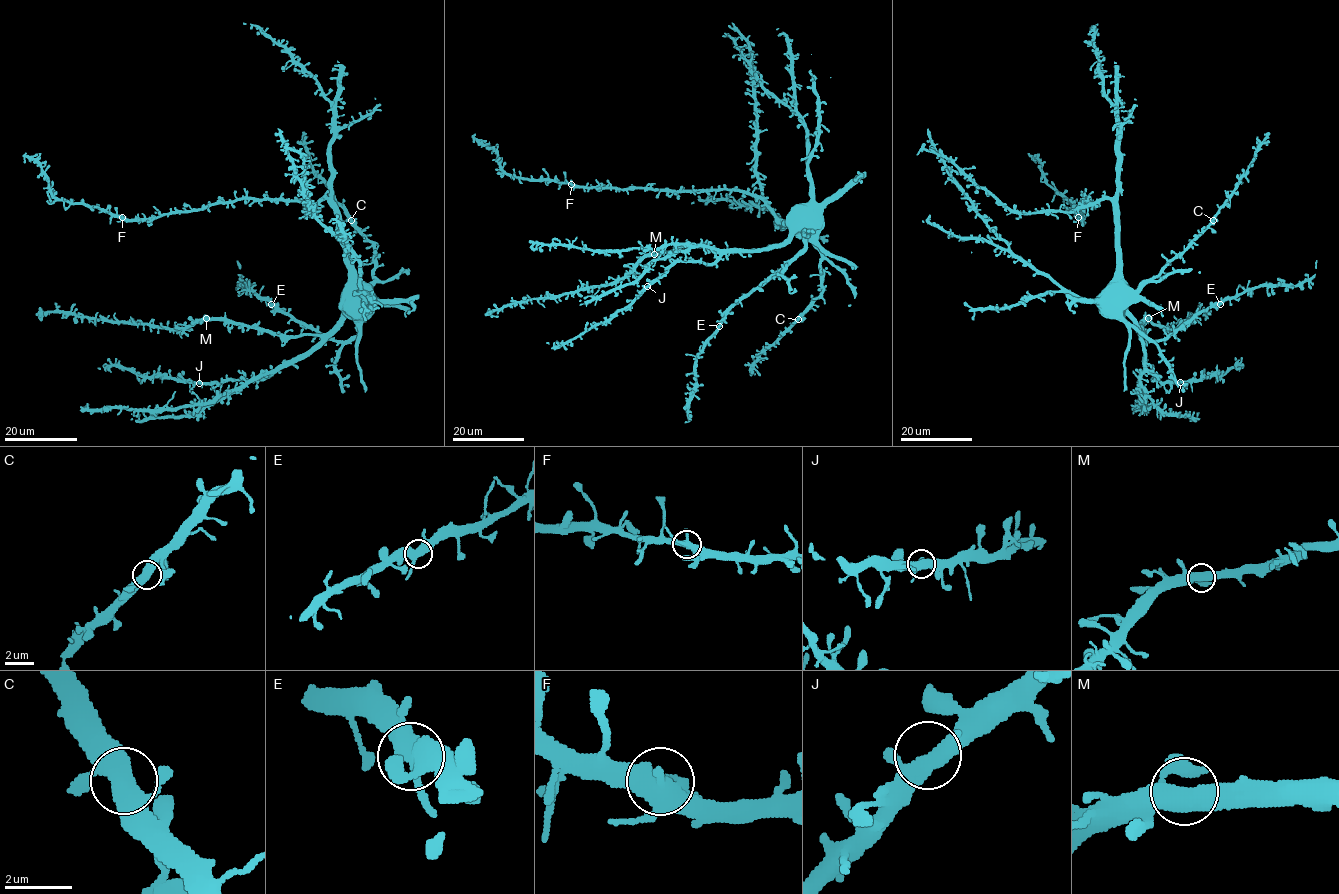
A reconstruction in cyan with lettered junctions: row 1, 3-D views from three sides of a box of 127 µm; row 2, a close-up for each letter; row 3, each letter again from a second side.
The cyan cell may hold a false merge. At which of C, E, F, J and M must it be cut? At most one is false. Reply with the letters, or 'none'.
none

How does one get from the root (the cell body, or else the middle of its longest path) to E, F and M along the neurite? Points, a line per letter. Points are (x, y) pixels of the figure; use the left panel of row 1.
E: (348, 300), (347, 306), (359, 315), (359, 331), (344, 341), (333, 341), (320, 335), (271, 304)
F: (348, 300), (347, 242), (339, 231), (337, 210), (326, 199), (316, 202), (236, 199), (153, 218), (122, 217)
M: (348, 300), (340, 303), (343, 318), (329, 331), (320, 335), (278, 336), (223, 319), (206, 318)

